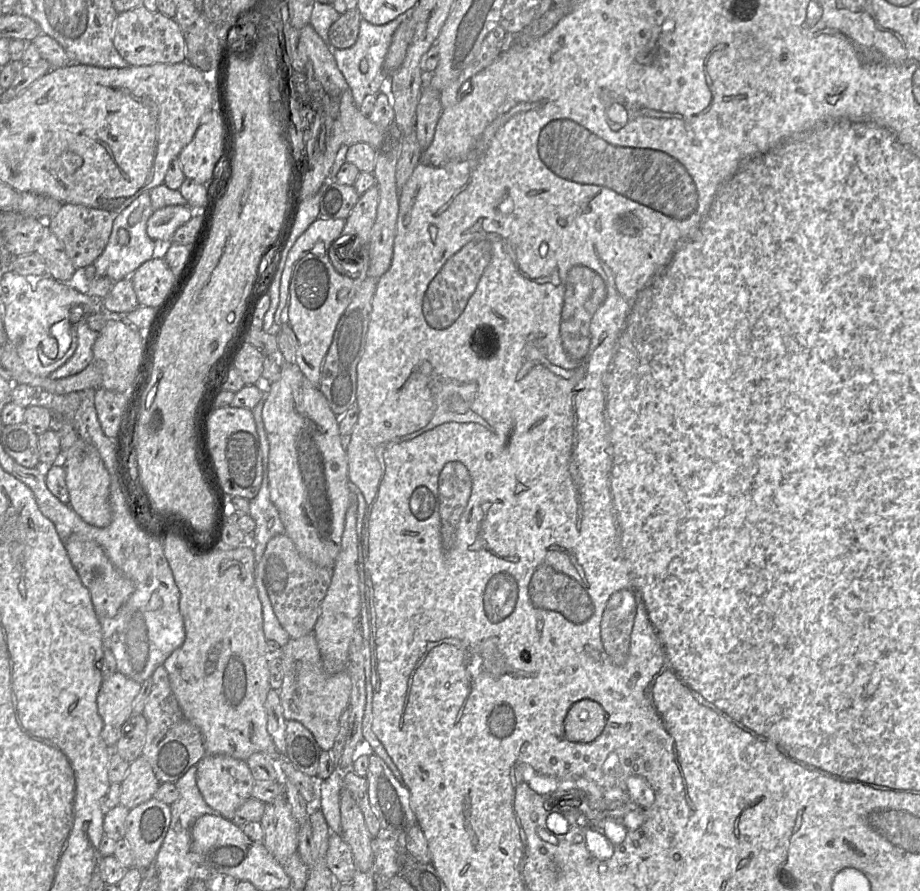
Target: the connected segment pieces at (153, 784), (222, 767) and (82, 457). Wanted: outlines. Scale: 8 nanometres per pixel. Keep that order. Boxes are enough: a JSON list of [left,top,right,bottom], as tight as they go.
[[120,756,161,810],[196,755,255,821],[61,438,112,528]]

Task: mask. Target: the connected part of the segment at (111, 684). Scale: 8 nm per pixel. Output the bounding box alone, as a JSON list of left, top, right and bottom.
[97,671,141,749]

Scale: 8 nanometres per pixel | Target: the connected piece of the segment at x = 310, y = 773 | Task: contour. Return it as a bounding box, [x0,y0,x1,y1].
[287,721,322,778]

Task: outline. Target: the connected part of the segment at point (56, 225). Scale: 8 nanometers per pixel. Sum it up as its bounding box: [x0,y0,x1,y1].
[46,204,116,269]

